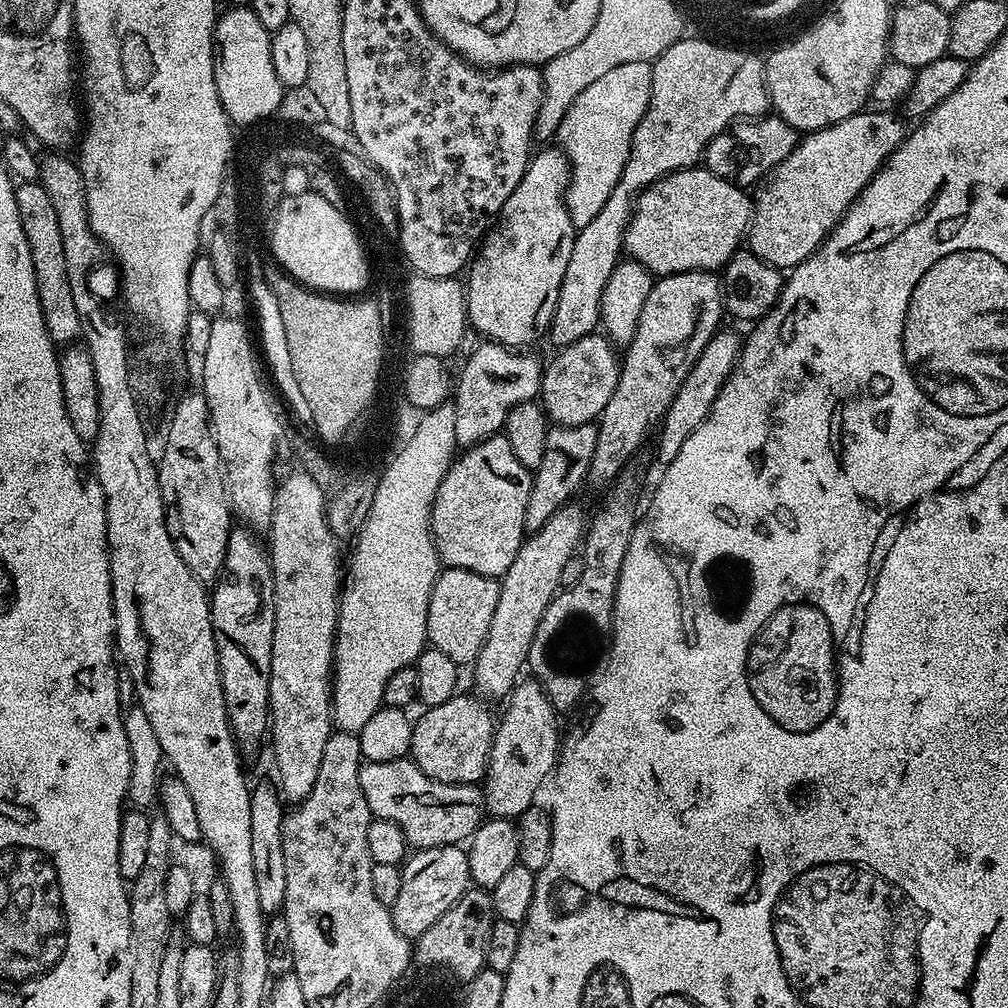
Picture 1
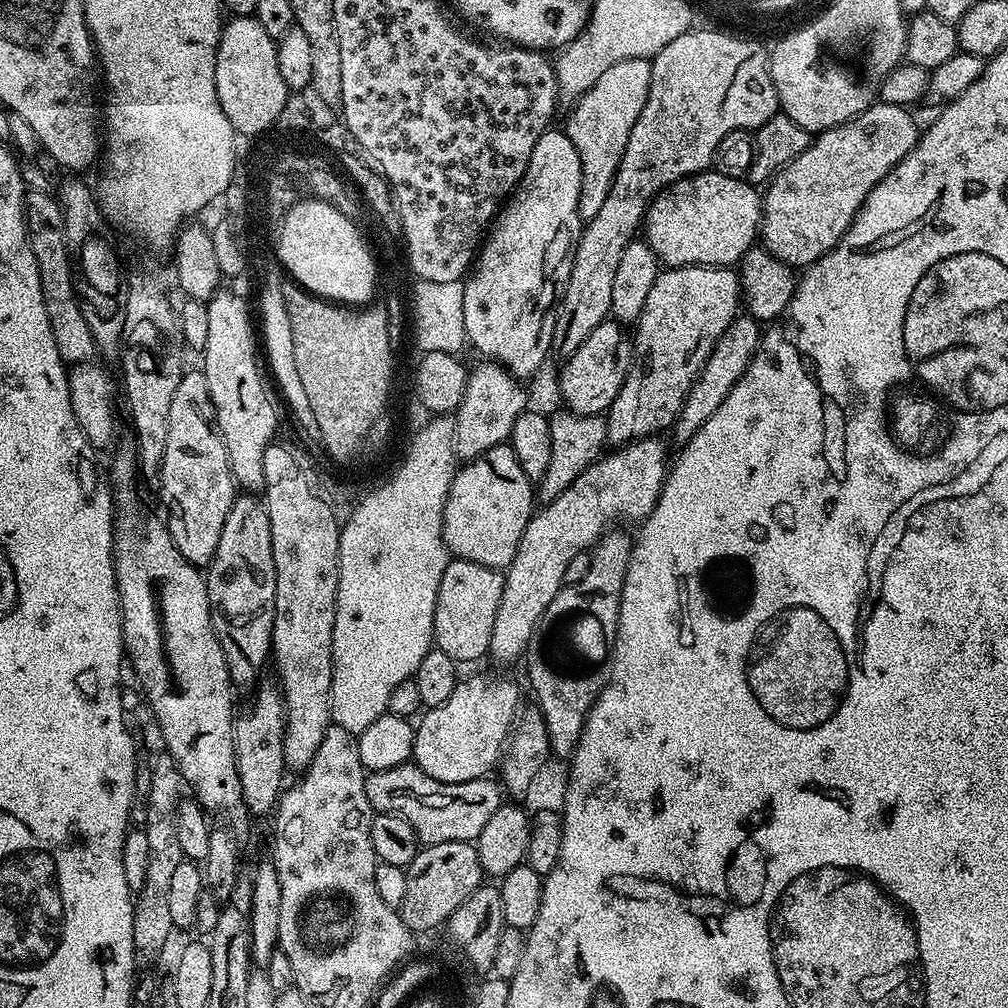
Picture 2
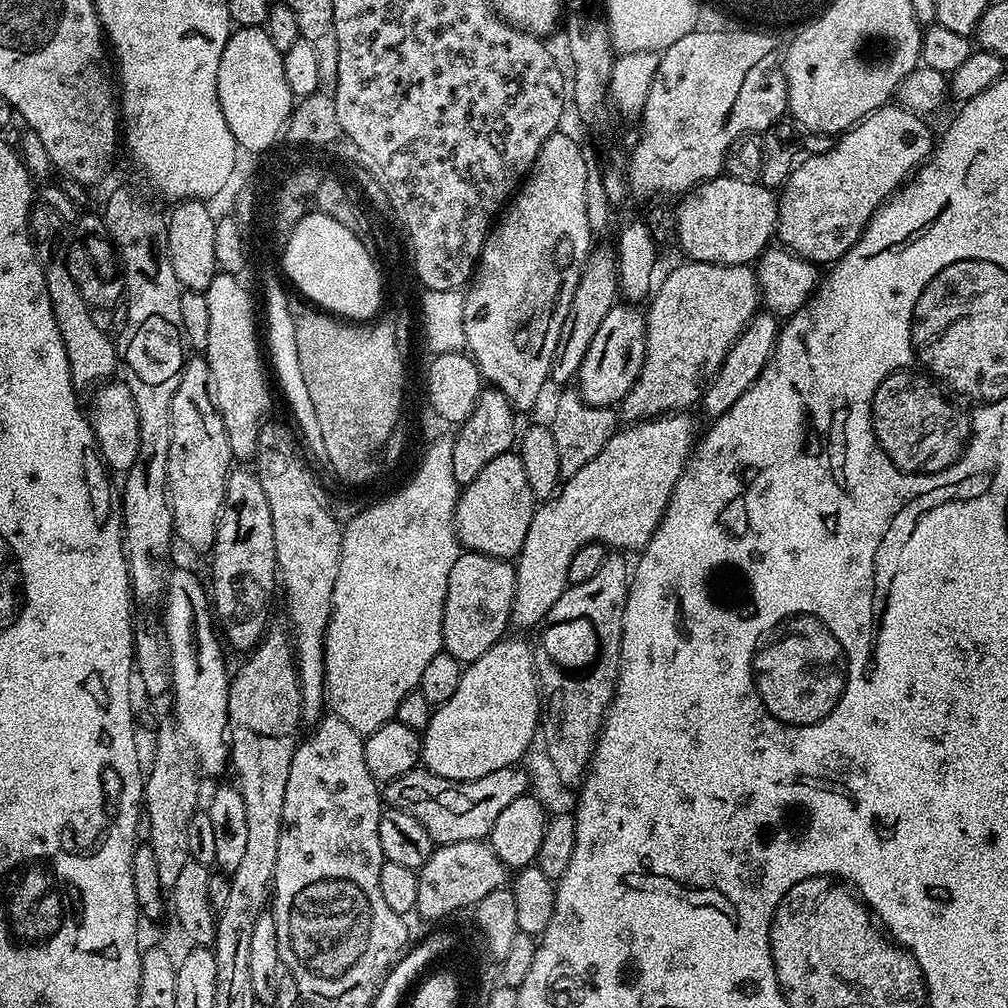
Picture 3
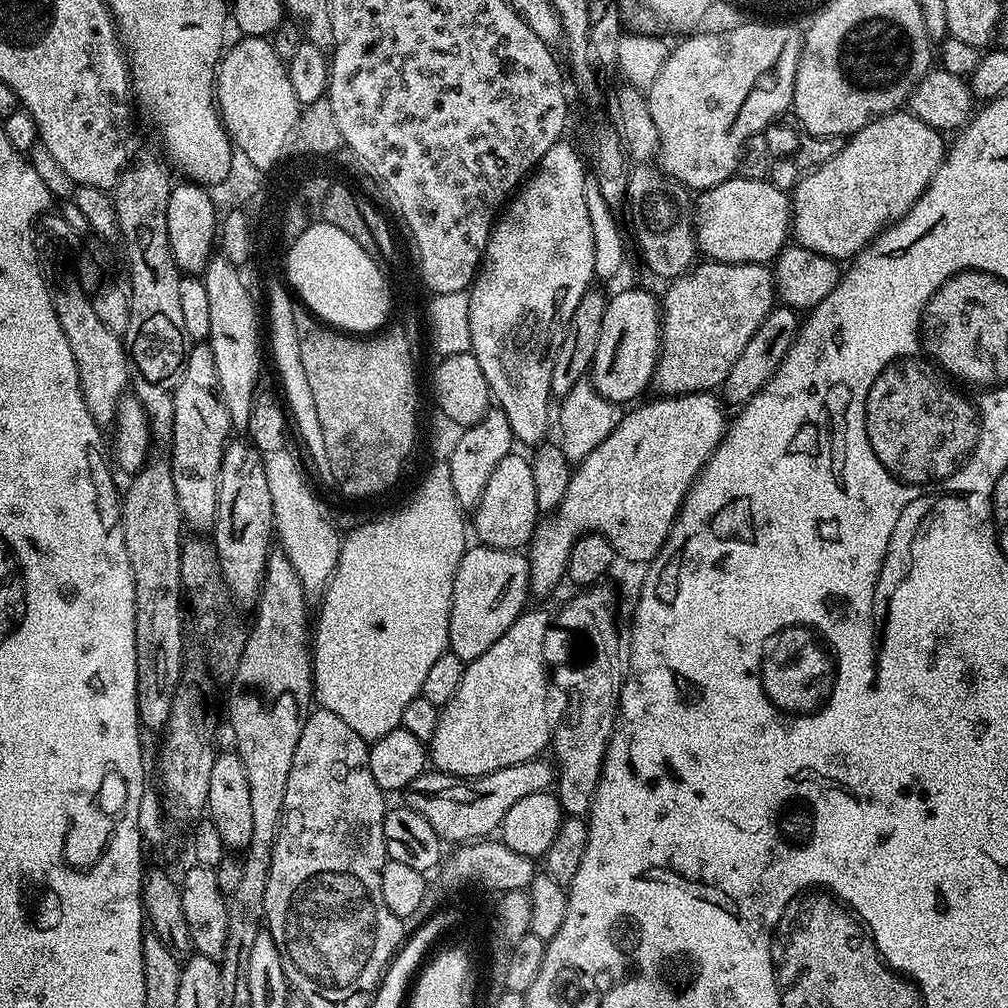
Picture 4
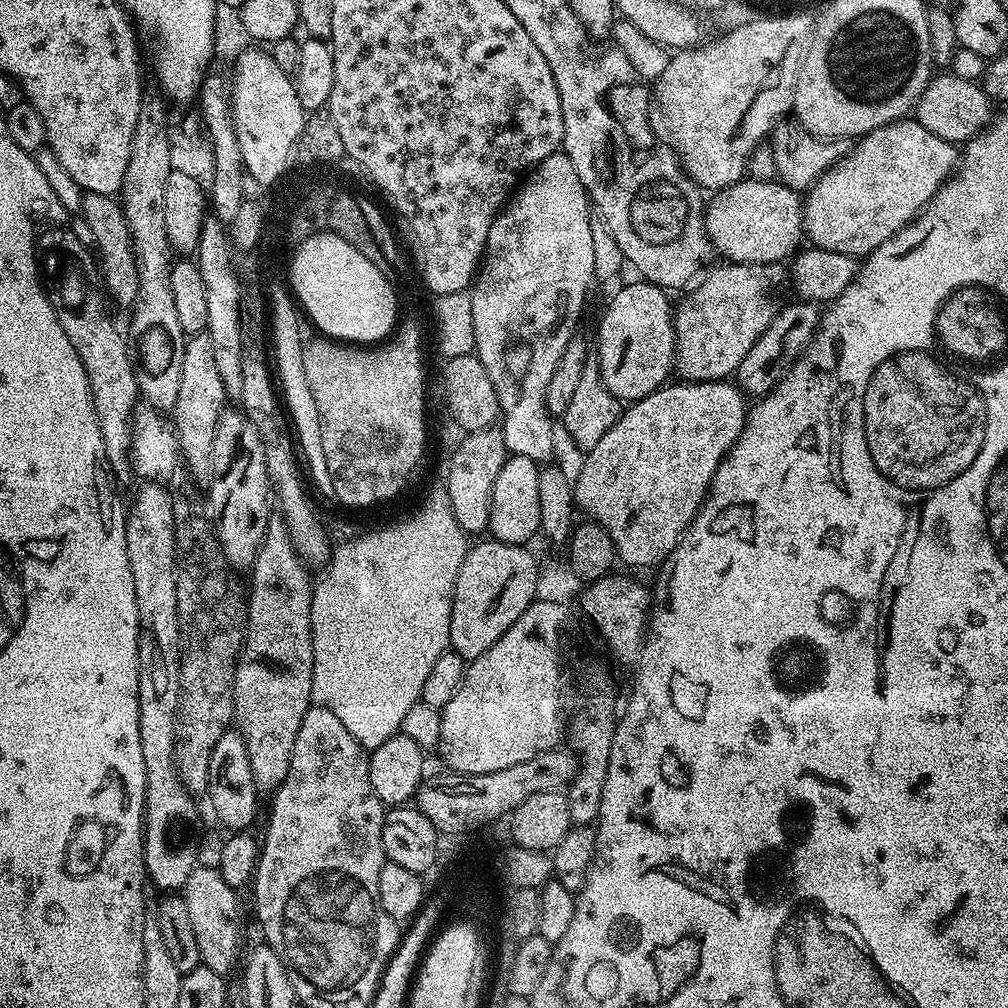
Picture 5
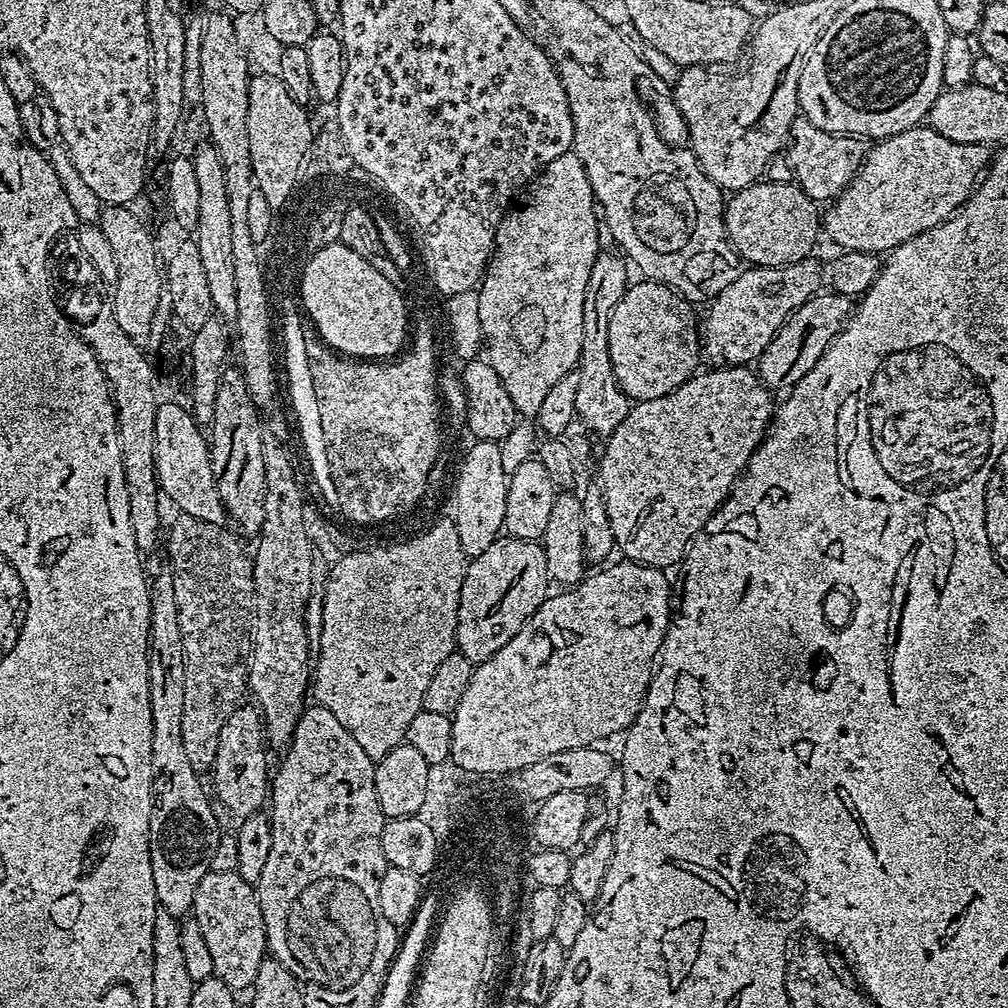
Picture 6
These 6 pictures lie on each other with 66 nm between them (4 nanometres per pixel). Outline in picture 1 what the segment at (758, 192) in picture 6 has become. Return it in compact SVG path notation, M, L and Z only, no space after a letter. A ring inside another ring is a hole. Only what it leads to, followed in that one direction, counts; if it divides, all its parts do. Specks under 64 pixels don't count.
M706 166L683 168L645 188L634 201L632 220L624 232L623 251L637 260L653 277L669 276L679 272L710 272L723 269L741 247L749 224L754 219L754 200L741 185L731 179L710 174Z

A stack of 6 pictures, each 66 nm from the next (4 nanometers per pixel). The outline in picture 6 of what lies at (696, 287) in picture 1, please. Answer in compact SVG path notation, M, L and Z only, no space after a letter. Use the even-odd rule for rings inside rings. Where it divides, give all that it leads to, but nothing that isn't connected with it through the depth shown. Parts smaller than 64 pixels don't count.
M815 258L799 260L786 266L770 266L769 268L758 268L748 266L737 271L736 279L731 280L707 305L708 313L699 325L700 343L702 345L702 356L705 361L709 360L709 365L717 368L735 368L737 366L748 366L753 363L766 346L774 338L774 334L786 322L786 318L802 302L806 302L810 297L817 295L821 291L820 285L820 264Z

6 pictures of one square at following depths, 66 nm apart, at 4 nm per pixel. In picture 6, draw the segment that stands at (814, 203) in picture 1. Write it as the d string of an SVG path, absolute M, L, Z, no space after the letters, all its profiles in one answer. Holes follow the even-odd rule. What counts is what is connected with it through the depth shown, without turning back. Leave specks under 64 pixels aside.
M927 126L902 130L902 134L875 141L867 149L855 176L827 205L828 213L822 216L823 235L828 235L840 250L887 254L902 242L951 219L971 197L989 160L990 152L985 145L950 142L950 138L942 138L942 134Z

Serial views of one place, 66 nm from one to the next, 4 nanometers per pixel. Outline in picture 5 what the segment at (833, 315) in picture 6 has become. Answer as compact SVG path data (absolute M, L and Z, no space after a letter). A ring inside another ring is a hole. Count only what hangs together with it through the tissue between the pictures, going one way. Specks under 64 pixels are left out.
M812 302L795 303L785 303L784 307L777 311L770 326L762 334L762 338L758 338L754 346L750 346L746 358L742 358L742 362L736 368L735 383L749 397L763 398L775 390L785 374L792 369L792 365L804 355L804 349L811 344L812 337L816 335L816 329L819 328L822 317L821 309L816 309L819 307Z

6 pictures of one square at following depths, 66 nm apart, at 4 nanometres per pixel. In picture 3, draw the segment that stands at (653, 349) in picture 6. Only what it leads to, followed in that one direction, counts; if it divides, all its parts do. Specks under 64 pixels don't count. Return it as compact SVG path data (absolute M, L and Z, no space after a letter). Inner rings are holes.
M617 302L606 314L602 326L598 326L598 334L594 334L594 342L590 342L590 350L586 350L578 377L578 391L590 406L611 408L626 398L642 370L647 325L645 313L627 302Z

